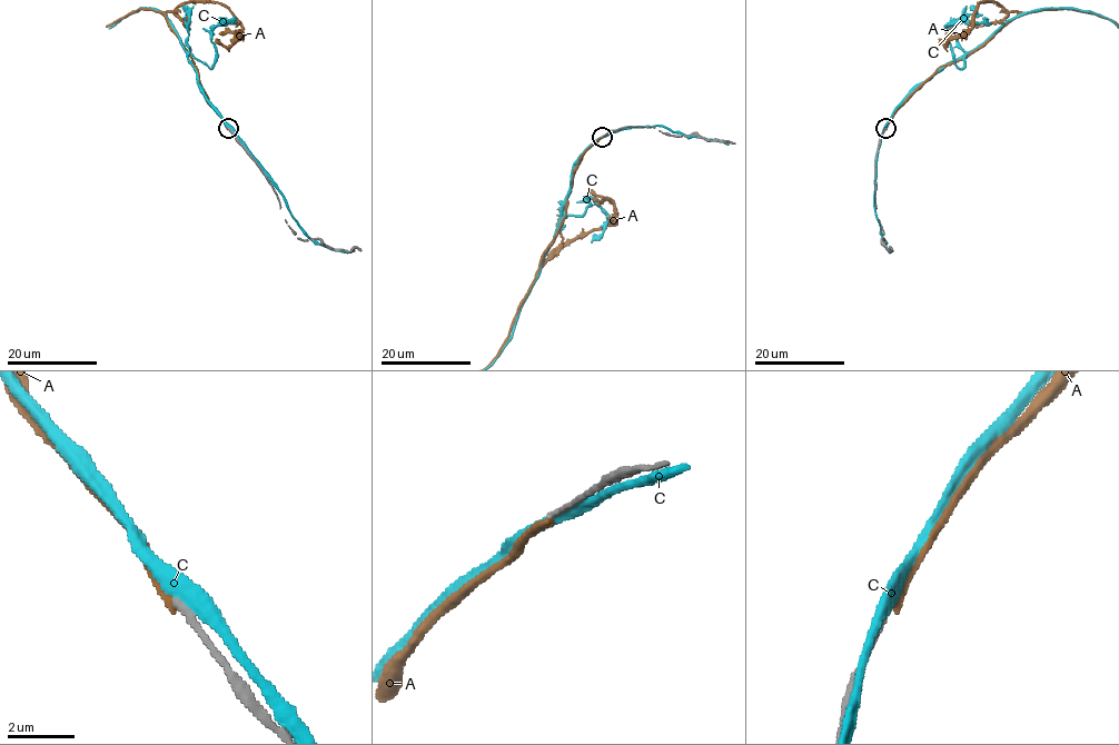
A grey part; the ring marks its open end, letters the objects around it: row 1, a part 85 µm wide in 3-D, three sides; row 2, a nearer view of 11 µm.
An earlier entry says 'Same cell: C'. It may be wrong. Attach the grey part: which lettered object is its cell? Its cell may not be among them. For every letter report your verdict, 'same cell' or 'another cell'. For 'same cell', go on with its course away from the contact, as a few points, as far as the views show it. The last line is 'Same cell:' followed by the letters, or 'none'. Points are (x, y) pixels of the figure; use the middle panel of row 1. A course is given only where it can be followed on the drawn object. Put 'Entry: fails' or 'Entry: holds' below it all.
A: another cell
C: another cell
Same cell: none
Entry: fails

